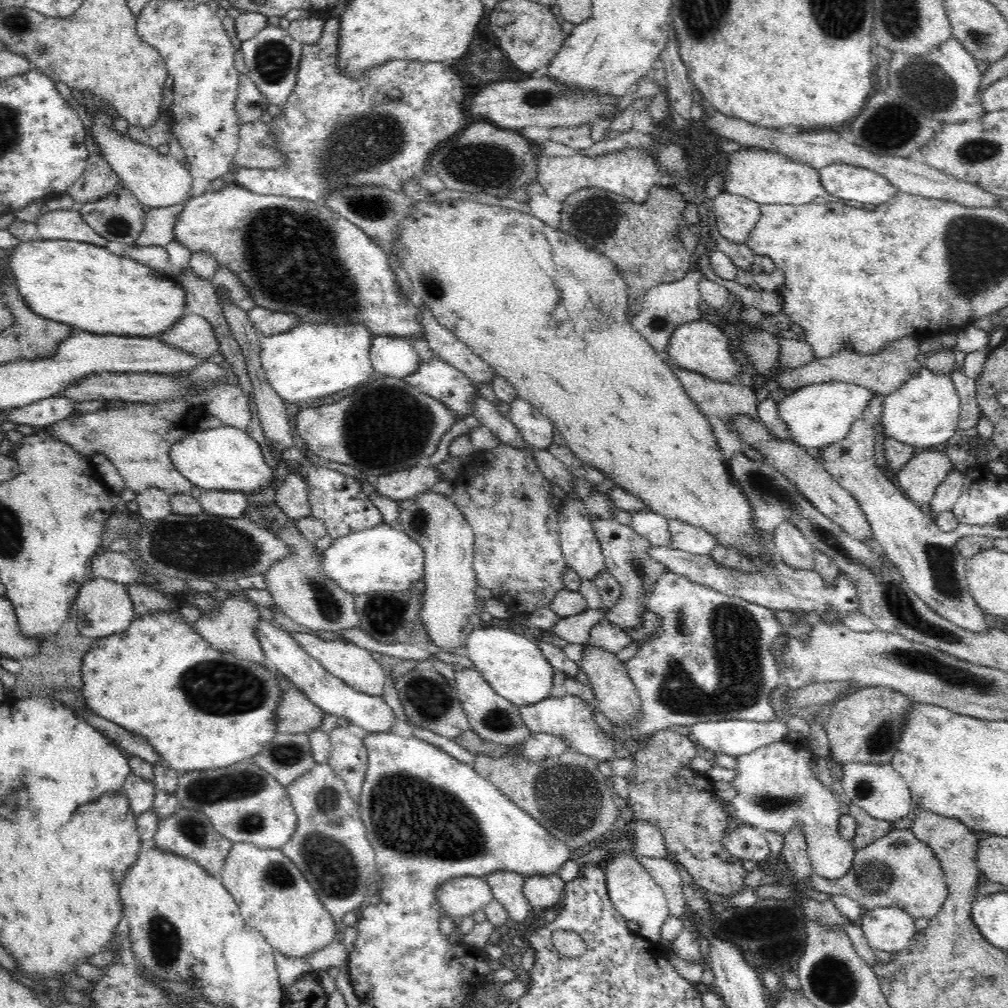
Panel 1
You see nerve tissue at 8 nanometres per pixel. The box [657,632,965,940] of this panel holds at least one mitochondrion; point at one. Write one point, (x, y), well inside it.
(876, 878)

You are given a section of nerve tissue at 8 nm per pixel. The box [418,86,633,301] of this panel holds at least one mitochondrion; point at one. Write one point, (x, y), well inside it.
(478, 168)

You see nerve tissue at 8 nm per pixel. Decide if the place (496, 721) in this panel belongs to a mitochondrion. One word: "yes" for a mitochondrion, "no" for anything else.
yes

